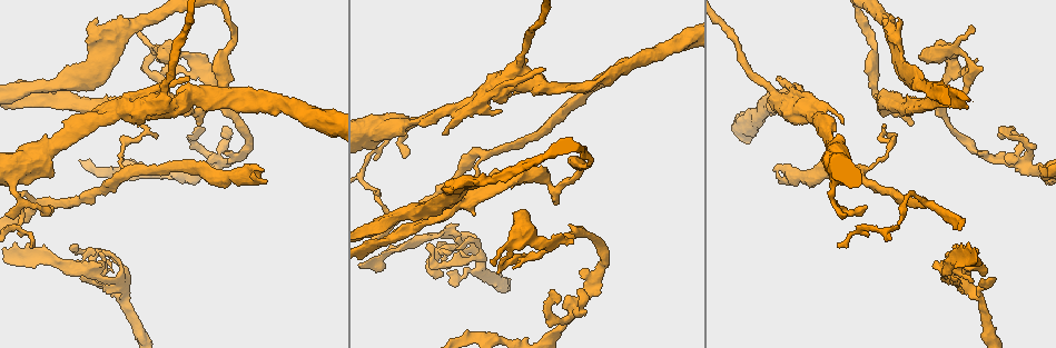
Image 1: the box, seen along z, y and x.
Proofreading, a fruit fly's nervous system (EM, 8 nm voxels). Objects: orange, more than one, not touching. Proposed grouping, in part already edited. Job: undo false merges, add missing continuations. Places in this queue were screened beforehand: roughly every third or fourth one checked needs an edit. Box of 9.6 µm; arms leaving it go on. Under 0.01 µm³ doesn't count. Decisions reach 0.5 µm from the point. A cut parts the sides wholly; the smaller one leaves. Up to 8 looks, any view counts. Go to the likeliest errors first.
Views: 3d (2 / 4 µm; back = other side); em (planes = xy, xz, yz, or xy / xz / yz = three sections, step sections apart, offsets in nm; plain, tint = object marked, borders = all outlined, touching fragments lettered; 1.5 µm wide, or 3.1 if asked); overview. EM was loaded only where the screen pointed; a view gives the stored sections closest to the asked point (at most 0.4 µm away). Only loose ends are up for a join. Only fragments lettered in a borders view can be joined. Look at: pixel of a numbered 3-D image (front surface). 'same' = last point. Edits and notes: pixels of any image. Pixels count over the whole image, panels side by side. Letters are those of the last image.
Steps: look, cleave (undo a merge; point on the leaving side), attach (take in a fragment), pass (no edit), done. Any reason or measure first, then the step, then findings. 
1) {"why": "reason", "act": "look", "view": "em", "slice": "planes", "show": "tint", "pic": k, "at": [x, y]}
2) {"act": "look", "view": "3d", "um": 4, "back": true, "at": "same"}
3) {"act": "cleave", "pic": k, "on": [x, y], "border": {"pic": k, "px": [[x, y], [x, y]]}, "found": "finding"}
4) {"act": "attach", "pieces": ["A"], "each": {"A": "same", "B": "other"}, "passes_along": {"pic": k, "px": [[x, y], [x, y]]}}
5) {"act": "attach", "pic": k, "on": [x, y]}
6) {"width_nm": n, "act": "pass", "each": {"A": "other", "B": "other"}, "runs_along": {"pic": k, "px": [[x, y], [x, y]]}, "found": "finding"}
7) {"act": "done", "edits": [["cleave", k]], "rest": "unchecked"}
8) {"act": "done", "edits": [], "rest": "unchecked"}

{"why": "calibre changes", "act": "look", "view": "3d", "um": 4, "pic": 1, "at": [104, 43]}

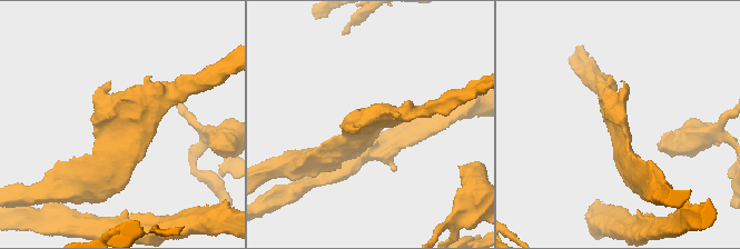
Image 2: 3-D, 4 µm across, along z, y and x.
{"why": "shape alone is not enough", "act": "look", "view": "em", "slice": "xy", "step": 8, "show": "borders", "pic": 2, "at": [123, 124]}

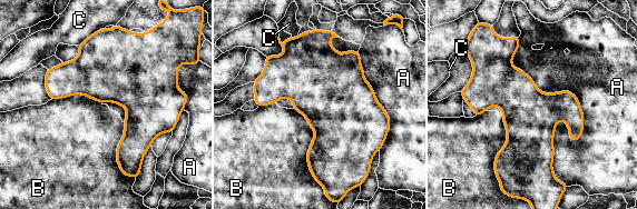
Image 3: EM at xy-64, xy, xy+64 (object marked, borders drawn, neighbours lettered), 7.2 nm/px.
{"why": "cut it another way", "act": "look", "view": "em", "slice": "planes", "show": "borders", "at": "same"}

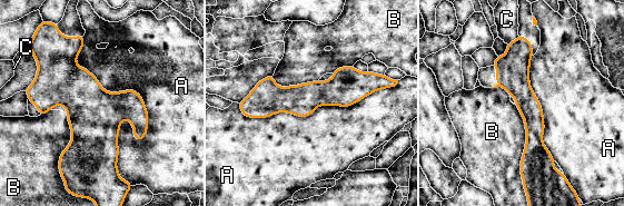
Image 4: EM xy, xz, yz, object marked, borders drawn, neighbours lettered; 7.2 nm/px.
{"act": "pass", "each": {"A": "other", "B": "other", "C": "other"}, "found": "all the same cell"}

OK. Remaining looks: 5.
{"why": "abrupt turn", "act": "look", "view": "3d", "um": 4, "back": true, "pic": 1, "at": [378, 192]}

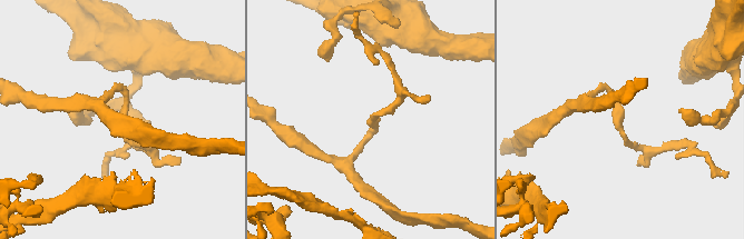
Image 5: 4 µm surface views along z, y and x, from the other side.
{"why": "need the tissue", "act": "look", "view": "em", "slice": "planes", "show": "borders", "pic": 5, "at": [373, 117]}

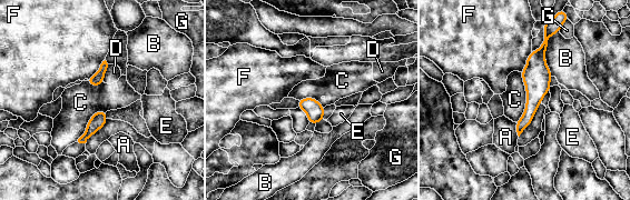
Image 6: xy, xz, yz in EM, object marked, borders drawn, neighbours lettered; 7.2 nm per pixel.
{"width_nm": 110, "act": "pass", "each": {"A": "other", "B": "other", "C": "other", "D": "other", "E": "other", "F": "other", "G": "other"}, "found": "all the same cell"}

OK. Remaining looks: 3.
{"why": "thick turns thin", "act": "look", "view": "em", "slice": "xz", "step": 4, "show": "borders", "pic": 1, "at": [804, 109]}

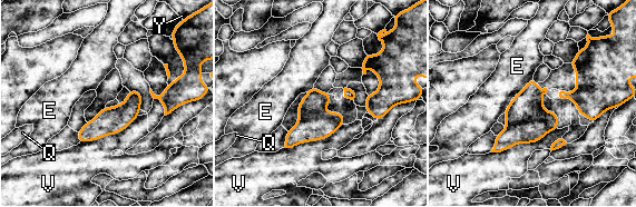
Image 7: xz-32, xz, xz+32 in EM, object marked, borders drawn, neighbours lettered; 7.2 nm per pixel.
{"longest_contact_nm": ["V", 500], "act": "cleave", "pic": 7, "on": [530, 131], "each": {"E": "other", "Q": "other", "V": "other", "Y": "other"}, "border": {"pic": 7, "px": [[506, 128], [542, 120], [549, 130]]}, "found": "two cells meet here"}

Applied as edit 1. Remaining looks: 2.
{"act": "done", "edits": [["cleave", 7]], "rest": "unchecked"}

